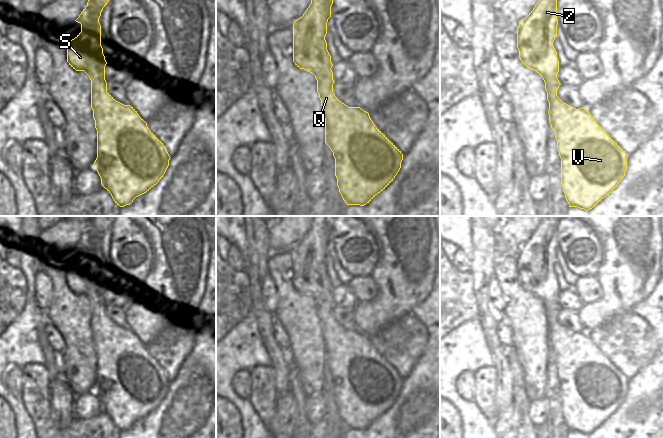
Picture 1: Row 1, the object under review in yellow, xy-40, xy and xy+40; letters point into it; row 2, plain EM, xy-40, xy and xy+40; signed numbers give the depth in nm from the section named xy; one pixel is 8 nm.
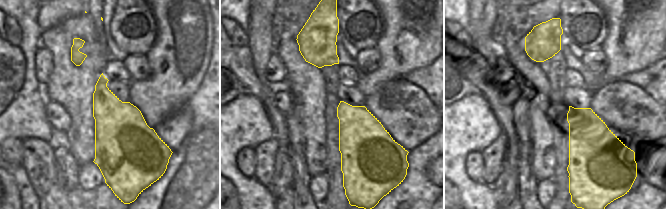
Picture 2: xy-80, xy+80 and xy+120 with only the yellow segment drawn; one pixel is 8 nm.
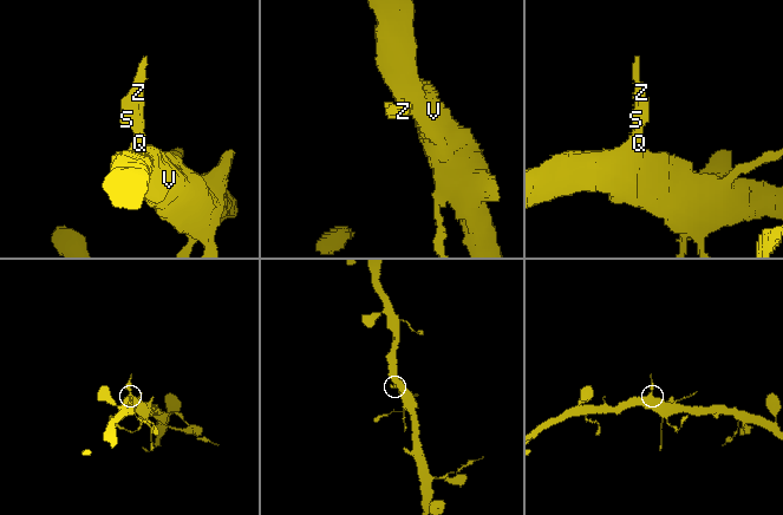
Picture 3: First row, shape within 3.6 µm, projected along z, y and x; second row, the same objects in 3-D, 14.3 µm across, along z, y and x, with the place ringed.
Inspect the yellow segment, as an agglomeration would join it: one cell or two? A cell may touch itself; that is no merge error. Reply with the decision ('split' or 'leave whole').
leave whole

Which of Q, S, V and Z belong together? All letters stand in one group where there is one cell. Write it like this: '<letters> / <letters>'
Q S V Z

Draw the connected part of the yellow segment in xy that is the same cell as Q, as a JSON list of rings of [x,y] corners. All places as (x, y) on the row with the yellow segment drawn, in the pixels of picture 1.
[[[311,0],[311,4],[303,16],[293,23],[293,62],[300,69],[312,73],[317,80],[317,92],[321,100],[323,116],[325,118],[325,143],[329,146],[335,158],[335,176],[339,192],[347,205],[364,206],[393,181],[401,168],[403,154],[375,126],[368,112],[360,107],[348,107],[333,92],[333,84],[335,83],[331,70],[333,64],[325,40],[327,22],[331,17],[332,4],[333,0]]]

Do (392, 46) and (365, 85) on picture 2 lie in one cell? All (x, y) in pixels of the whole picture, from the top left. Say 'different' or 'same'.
same

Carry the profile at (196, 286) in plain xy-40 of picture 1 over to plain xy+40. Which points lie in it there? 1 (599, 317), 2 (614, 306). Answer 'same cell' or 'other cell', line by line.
1: same cell
2: same cell

